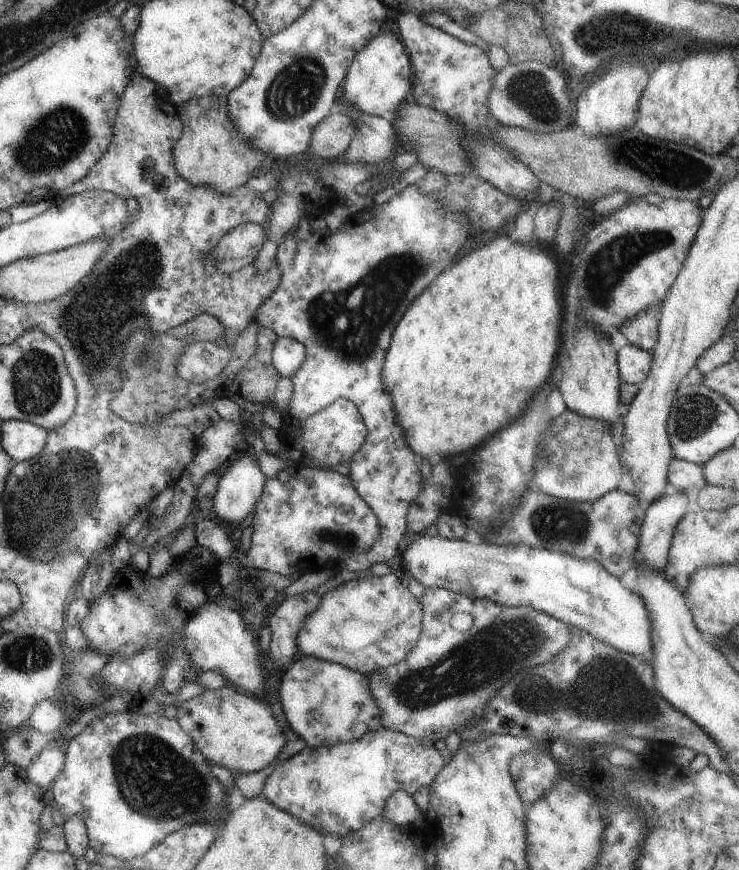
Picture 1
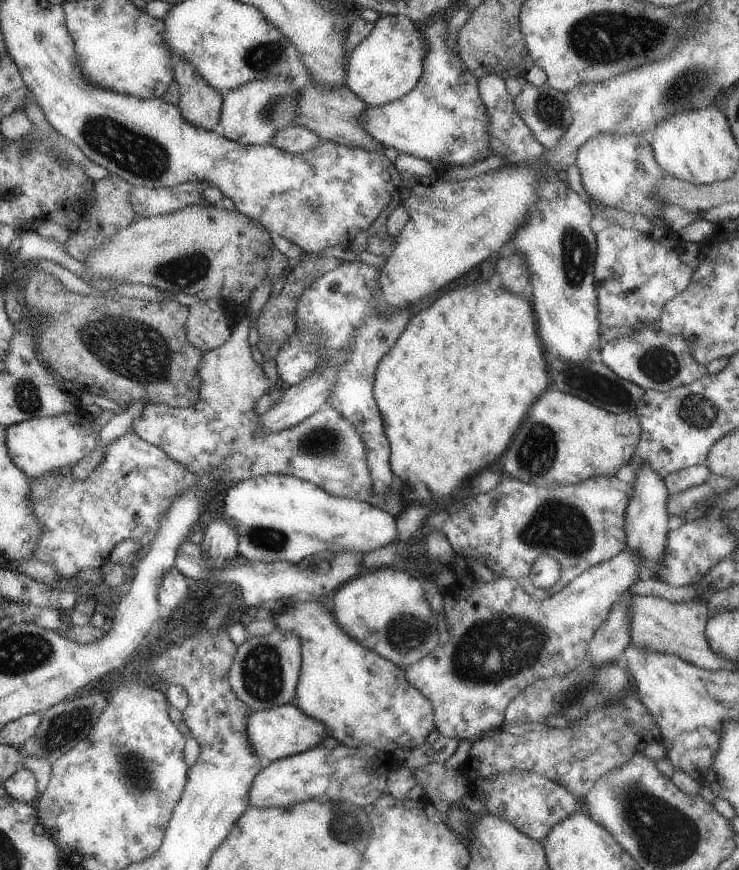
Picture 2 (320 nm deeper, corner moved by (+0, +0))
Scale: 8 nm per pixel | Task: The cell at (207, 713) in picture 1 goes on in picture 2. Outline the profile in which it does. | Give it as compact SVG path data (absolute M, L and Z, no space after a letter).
M292 702L251 711L244 723L244 733L248 736L248 741L263 767L275 759L317 746L326 737L324 726L319 721L304 715Z

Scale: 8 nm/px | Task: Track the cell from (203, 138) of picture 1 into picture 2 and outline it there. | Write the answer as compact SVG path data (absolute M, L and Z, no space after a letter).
M177 59L172 62L176 85L175 105L180 116L193 126L211 131L219 120L223 97L188 64Z

